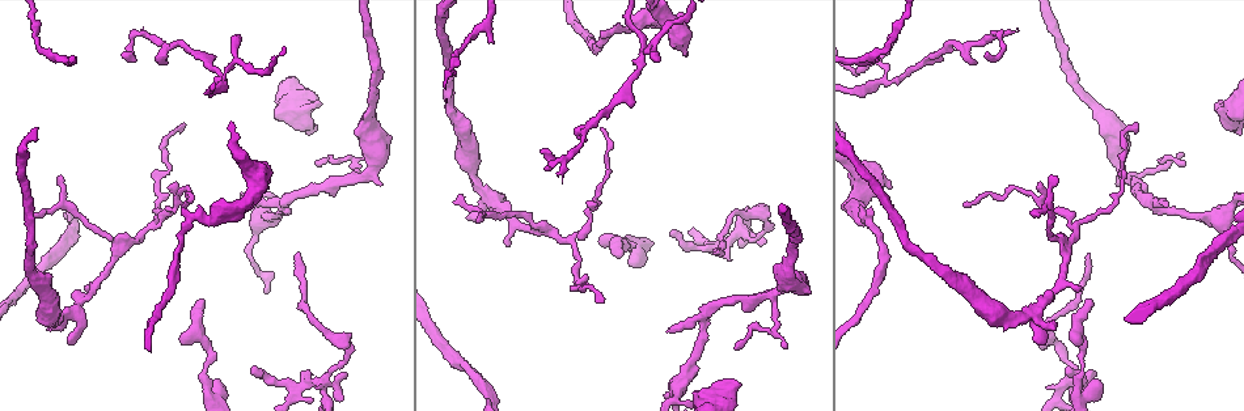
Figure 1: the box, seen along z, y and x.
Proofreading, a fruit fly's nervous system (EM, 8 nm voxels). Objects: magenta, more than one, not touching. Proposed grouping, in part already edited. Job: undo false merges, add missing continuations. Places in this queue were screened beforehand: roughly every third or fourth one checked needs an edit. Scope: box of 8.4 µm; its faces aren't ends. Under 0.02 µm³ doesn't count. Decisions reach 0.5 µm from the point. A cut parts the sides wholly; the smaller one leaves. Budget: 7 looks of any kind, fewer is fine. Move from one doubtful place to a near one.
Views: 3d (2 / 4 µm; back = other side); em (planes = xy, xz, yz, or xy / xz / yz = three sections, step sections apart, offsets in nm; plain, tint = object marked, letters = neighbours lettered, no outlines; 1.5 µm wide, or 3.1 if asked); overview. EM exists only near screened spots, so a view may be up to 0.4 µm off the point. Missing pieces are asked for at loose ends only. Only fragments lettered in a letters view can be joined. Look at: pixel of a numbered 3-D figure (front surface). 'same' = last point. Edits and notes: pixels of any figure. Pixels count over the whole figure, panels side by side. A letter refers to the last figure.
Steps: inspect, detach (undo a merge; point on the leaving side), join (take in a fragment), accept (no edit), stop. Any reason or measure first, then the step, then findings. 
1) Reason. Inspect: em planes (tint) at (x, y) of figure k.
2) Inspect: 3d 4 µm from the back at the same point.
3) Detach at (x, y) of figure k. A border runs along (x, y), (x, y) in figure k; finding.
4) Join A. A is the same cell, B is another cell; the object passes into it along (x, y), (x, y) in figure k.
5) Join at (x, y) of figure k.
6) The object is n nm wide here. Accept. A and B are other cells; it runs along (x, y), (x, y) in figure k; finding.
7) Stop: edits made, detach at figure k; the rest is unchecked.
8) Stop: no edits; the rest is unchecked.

Thin end. Inspect: em planes (letters) at (456, 198) of figure 1.

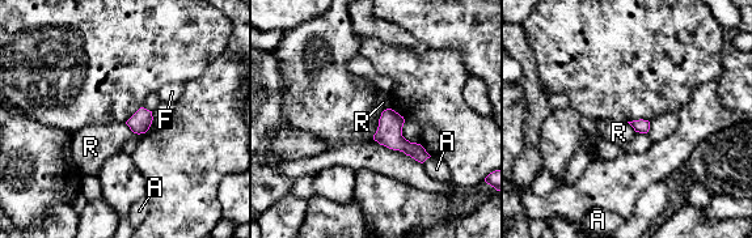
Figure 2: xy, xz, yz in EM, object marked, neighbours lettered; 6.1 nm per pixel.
The object is 90 nm wide here. Accept. A, F and R are other cells; a border runs along (125, 123), (134, 134) in figure 2; no lettered fragment goes on from it.

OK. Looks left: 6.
End of a long branch. Inspect: 3d 2 µm from the back at (605, 299) of figure 1.

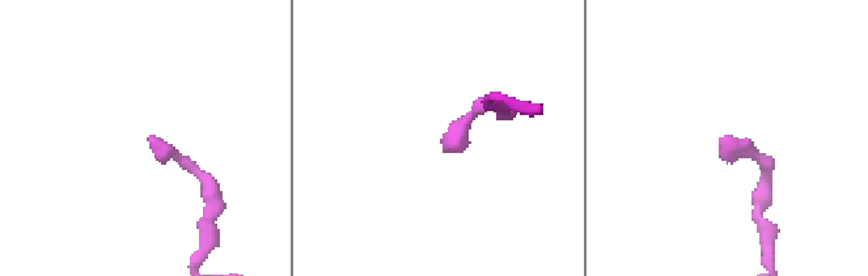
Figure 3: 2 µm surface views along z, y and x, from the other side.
Need the tissue. Inspect: em yz step 4 (tint) at (447, 150) of figure 3.

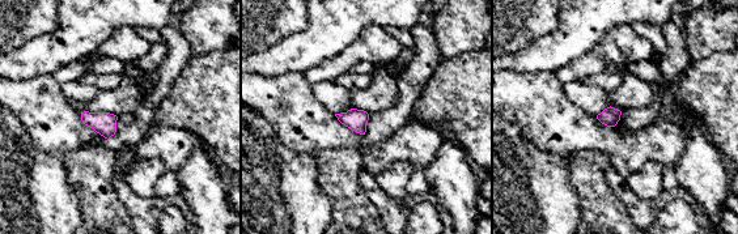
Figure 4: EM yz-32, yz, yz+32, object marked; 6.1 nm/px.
Inspect: em planes (letters) at the same point.

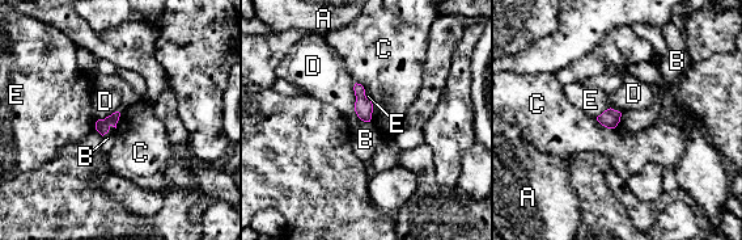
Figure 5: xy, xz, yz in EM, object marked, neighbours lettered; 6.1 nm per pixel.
The longest contact is with D, 240 nm. Accept. A, B, C, D and E are other cells; a border runs along (115, 127), (111, 126), (102, 135) in figure 5; none of them fits.

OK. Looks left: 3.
Inspect: em planes (letters) at (620, 250) of figure 1.

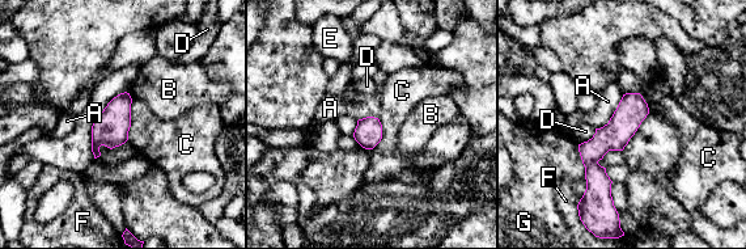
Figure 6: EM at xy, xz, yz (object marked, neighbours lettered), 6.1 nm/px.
Accept. A, B, C, D, E, F and G are other cells; none of them fits.

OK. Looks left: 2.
Stop: no edits; the rest is unchecked.

